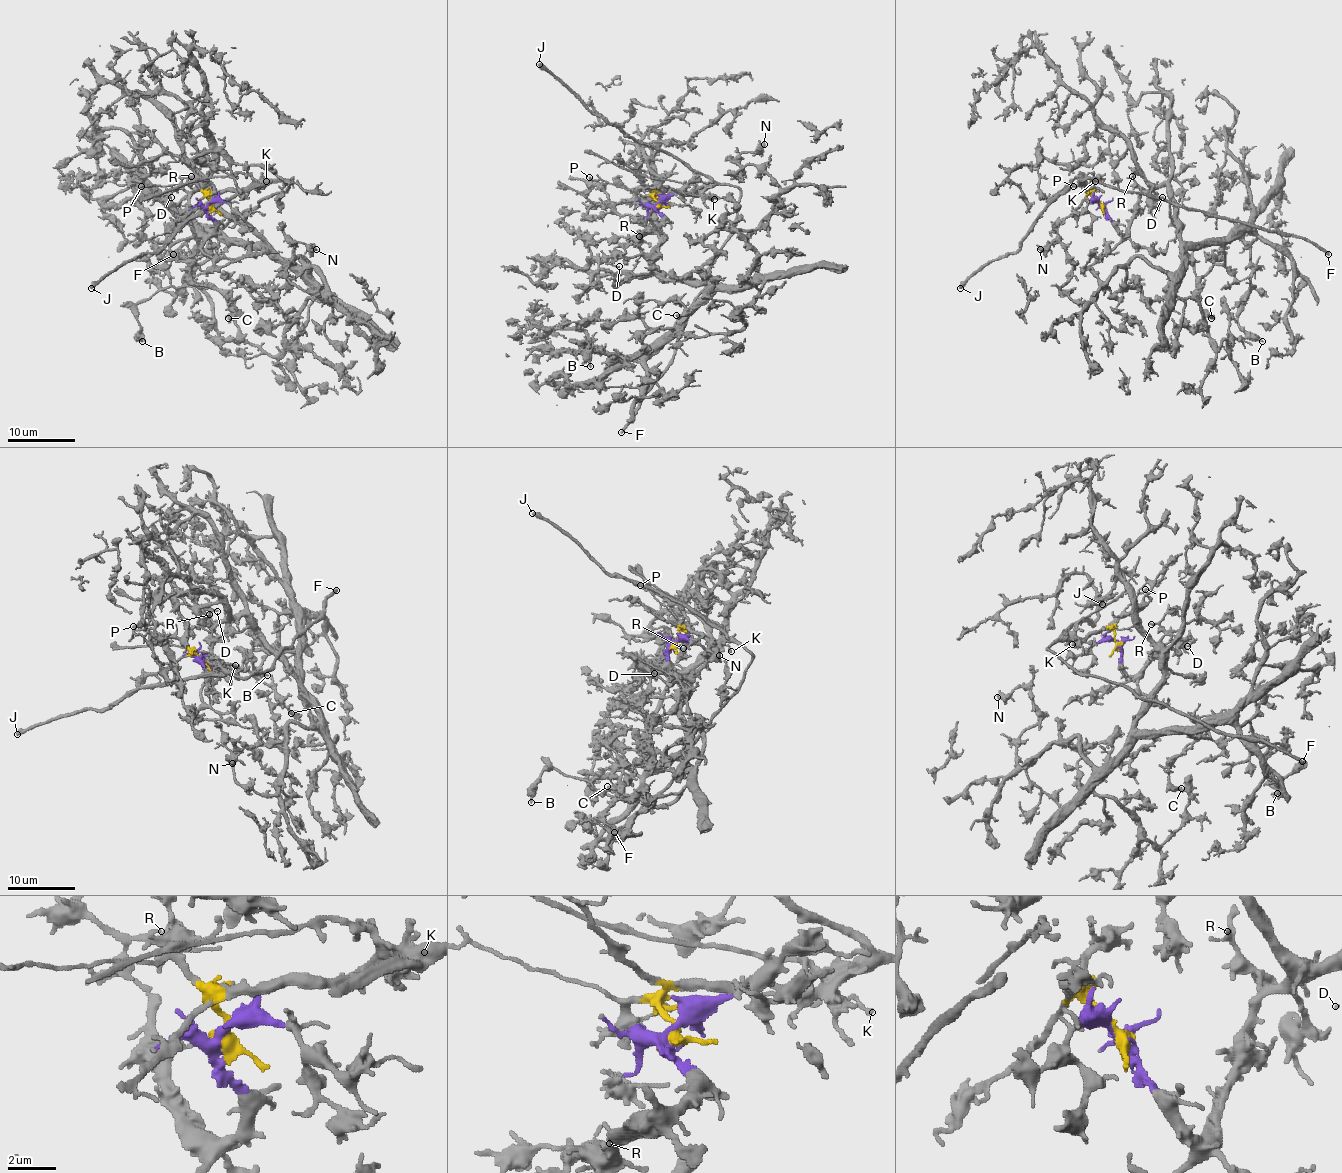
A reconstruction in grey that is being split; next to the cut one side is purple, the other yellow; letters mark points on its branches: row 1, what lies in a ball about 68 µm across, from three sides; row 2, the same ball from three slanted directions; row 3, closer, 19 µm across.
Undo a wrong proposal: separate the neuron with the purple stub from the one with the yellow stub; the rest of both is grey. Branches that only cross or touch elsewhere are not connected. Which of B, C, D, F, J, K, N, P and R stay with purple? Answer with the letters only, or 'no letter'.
B, C, D, N, R

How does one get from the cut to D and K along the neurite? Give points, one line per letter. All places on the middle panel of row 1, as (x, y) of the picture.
D: (657, 204), (655, 209), (662, 219), (638, 241), (640, 250), (633, 256), (611, 256), (608, 261), (619, 267)
K: (657, 206), (655, 196), (658, 192), (702, 192), (714, 199)

